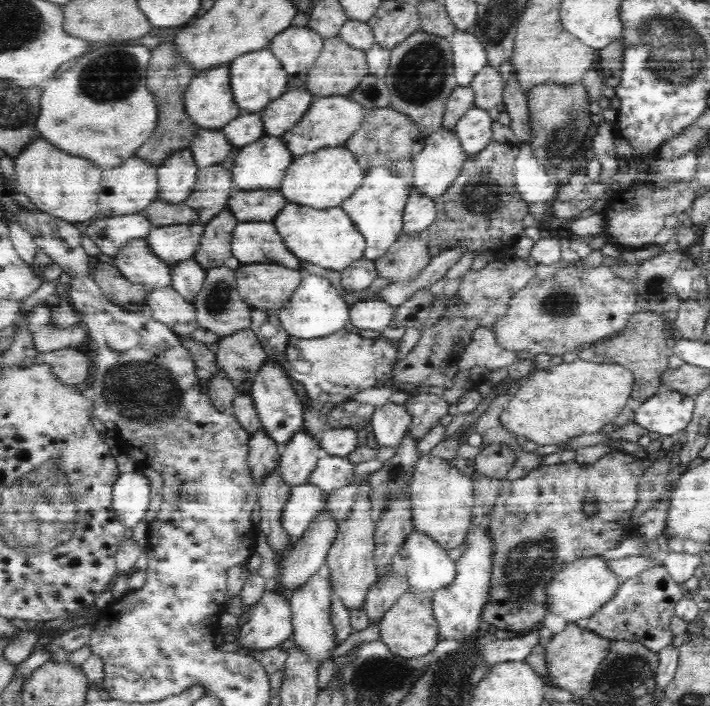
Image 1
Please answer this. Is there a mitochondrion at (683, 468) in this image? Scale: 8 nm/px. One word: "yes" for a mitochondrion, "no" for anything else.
no

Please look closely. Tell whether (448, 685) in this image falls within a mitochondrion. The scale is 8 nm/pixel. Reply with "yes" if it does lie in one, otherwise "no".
yes

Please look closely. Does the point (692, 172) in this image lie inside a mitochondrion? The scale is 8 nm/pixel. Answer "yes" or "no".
no

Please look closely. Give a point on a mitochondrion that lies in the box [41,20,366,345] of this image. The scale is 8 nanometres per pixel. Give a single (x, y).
(110, 77)

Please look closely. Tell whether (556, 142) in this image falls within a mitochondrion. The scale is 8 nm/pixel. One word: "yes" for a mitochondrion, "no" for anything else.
yes

